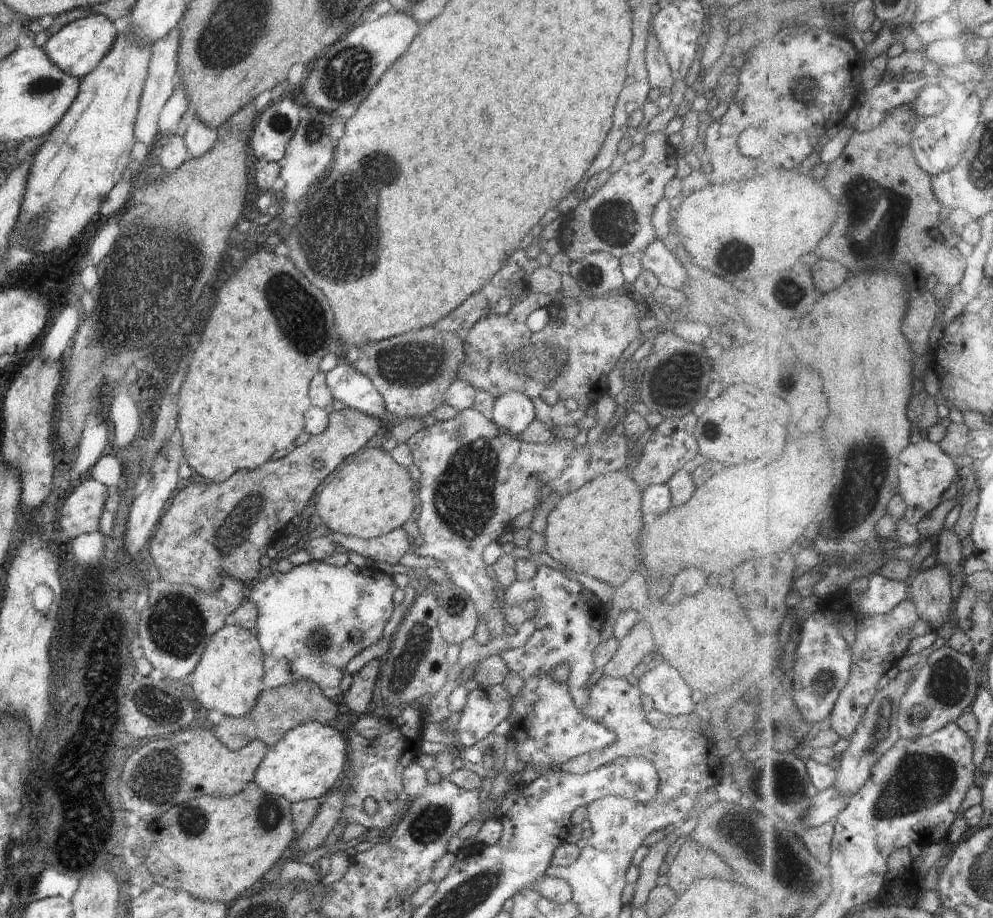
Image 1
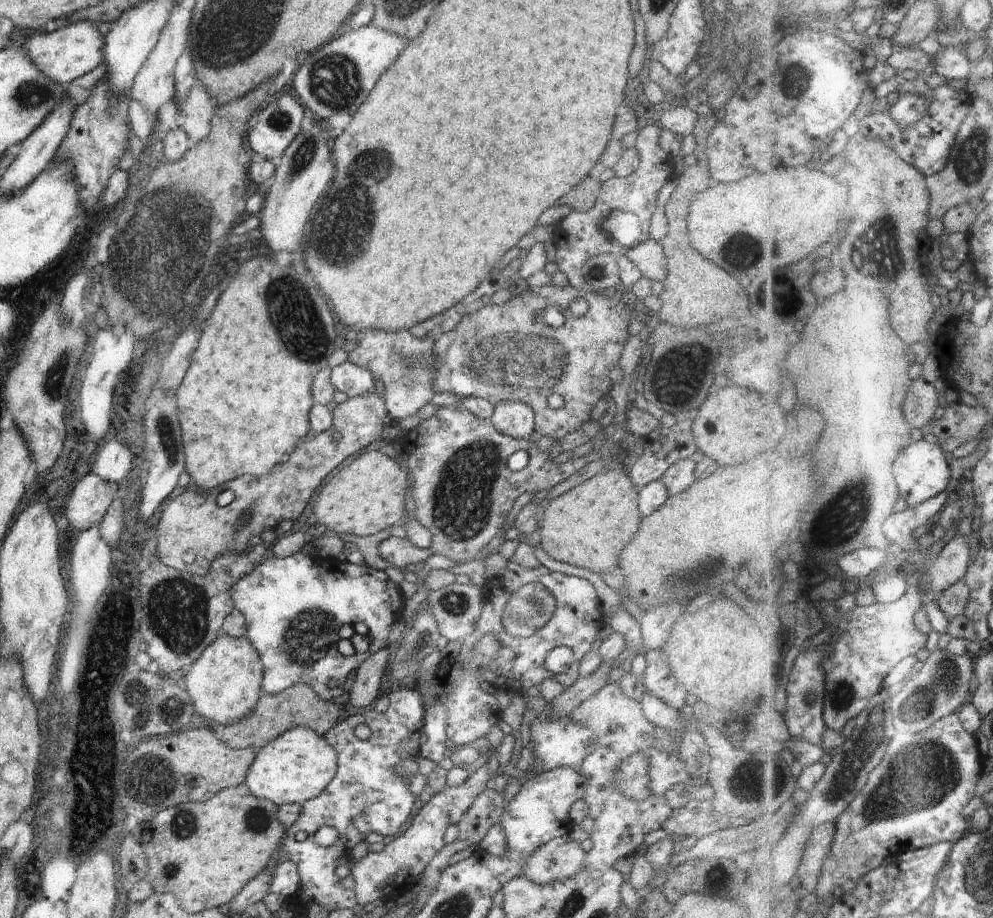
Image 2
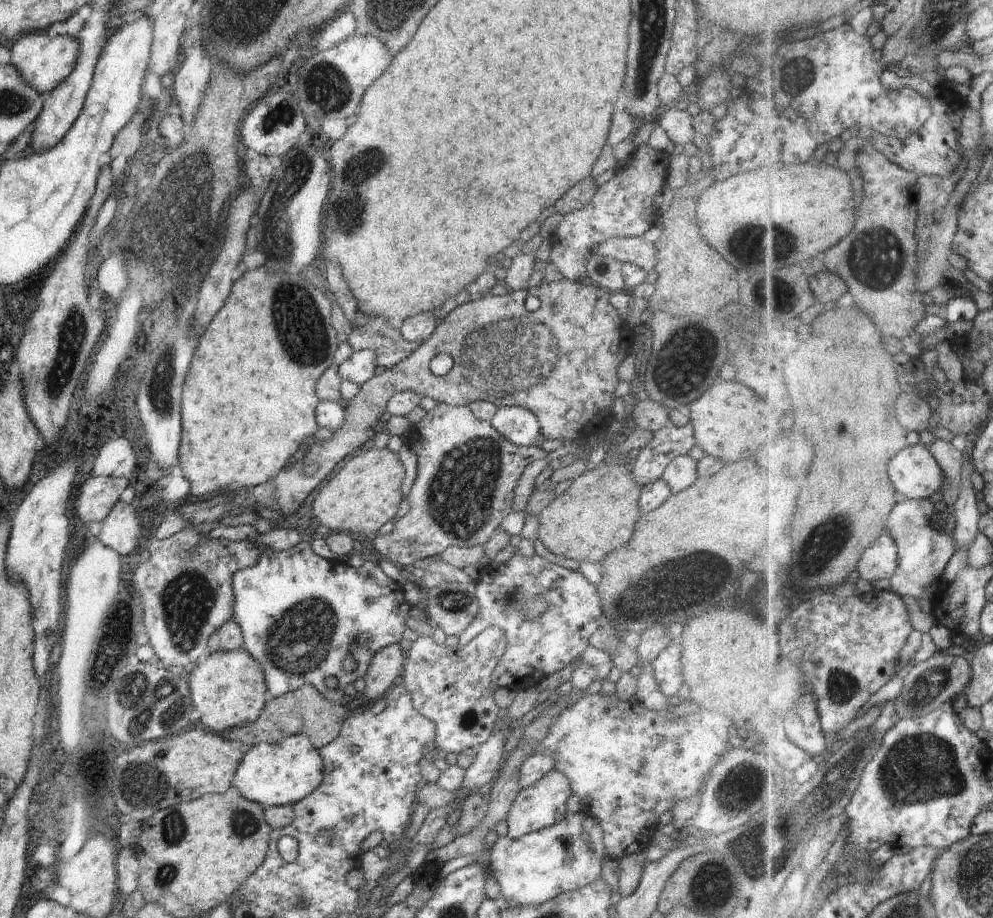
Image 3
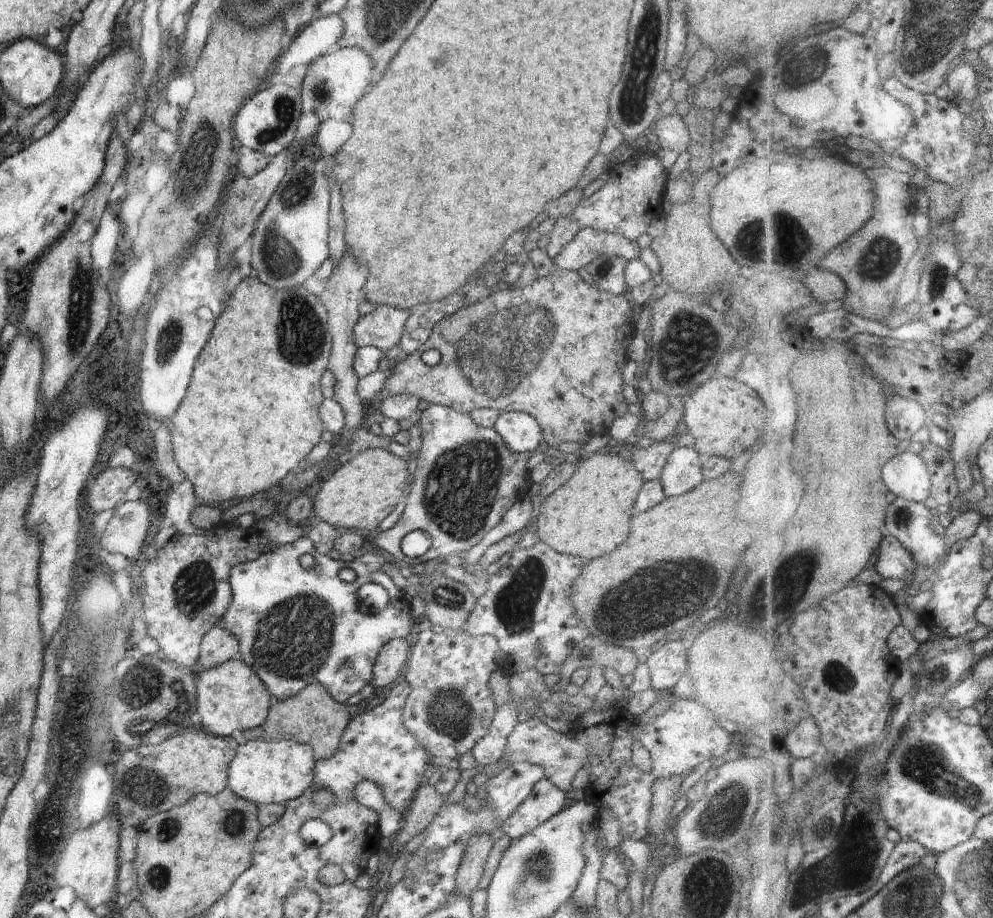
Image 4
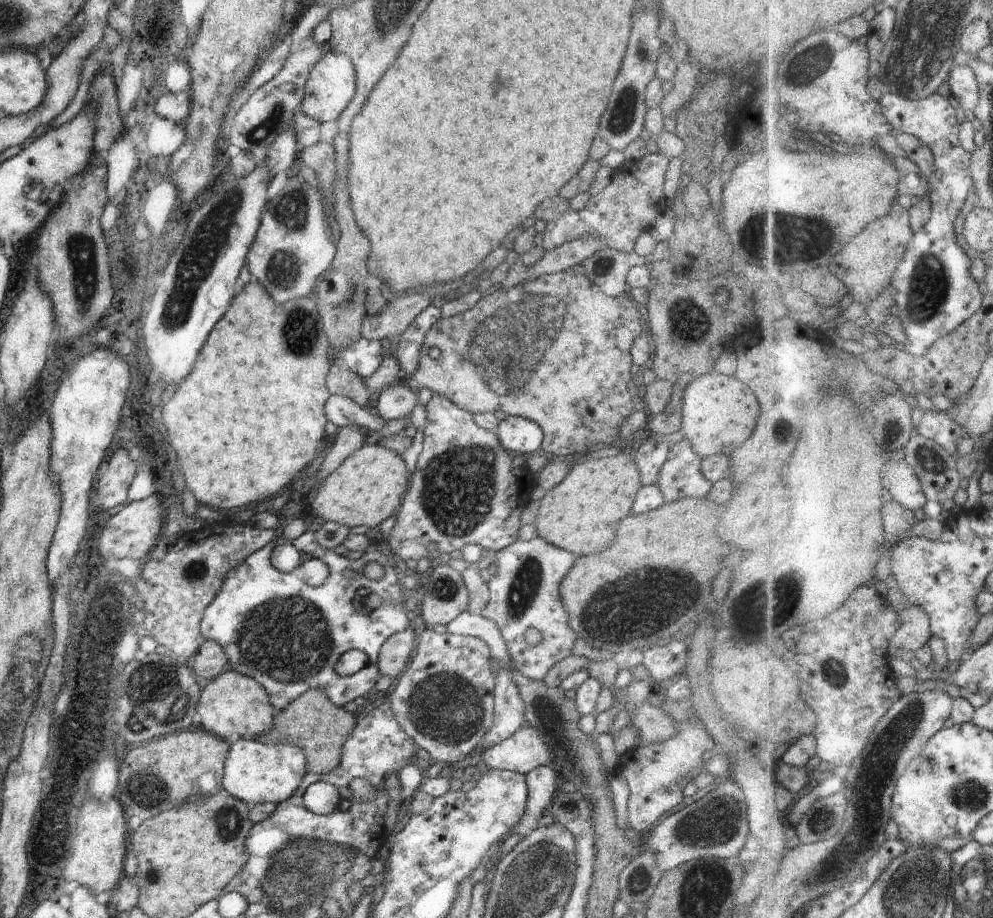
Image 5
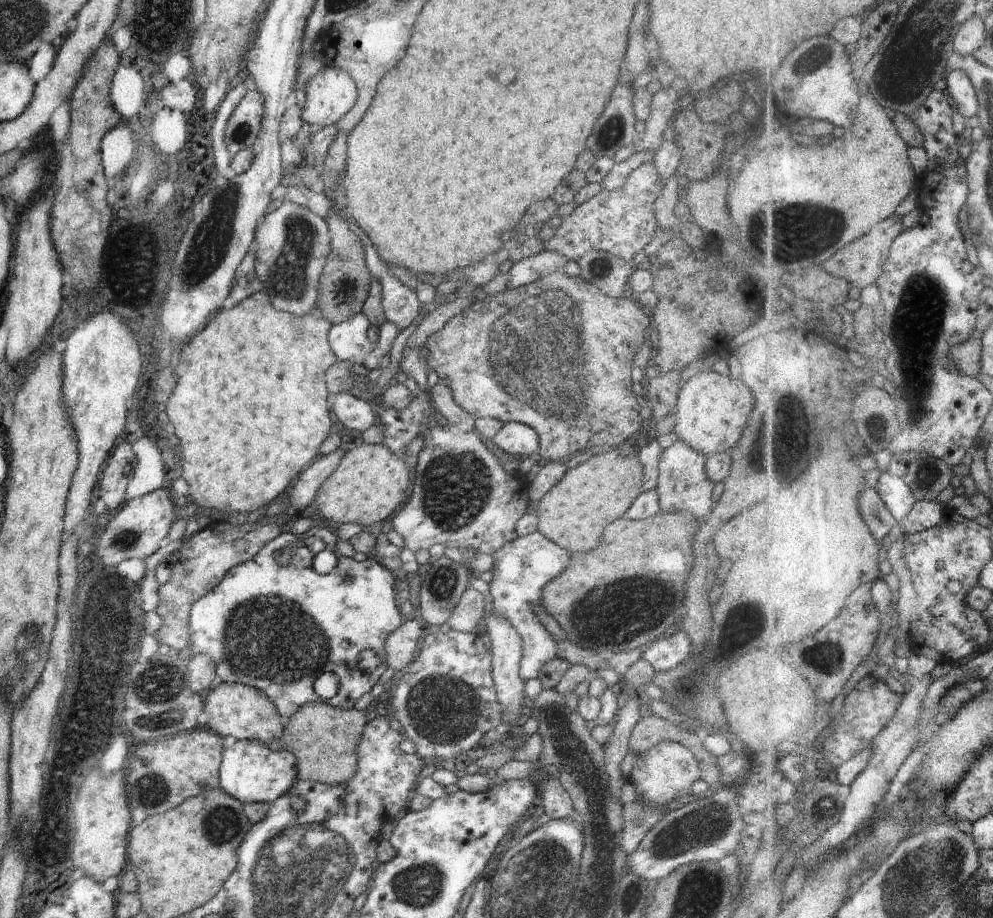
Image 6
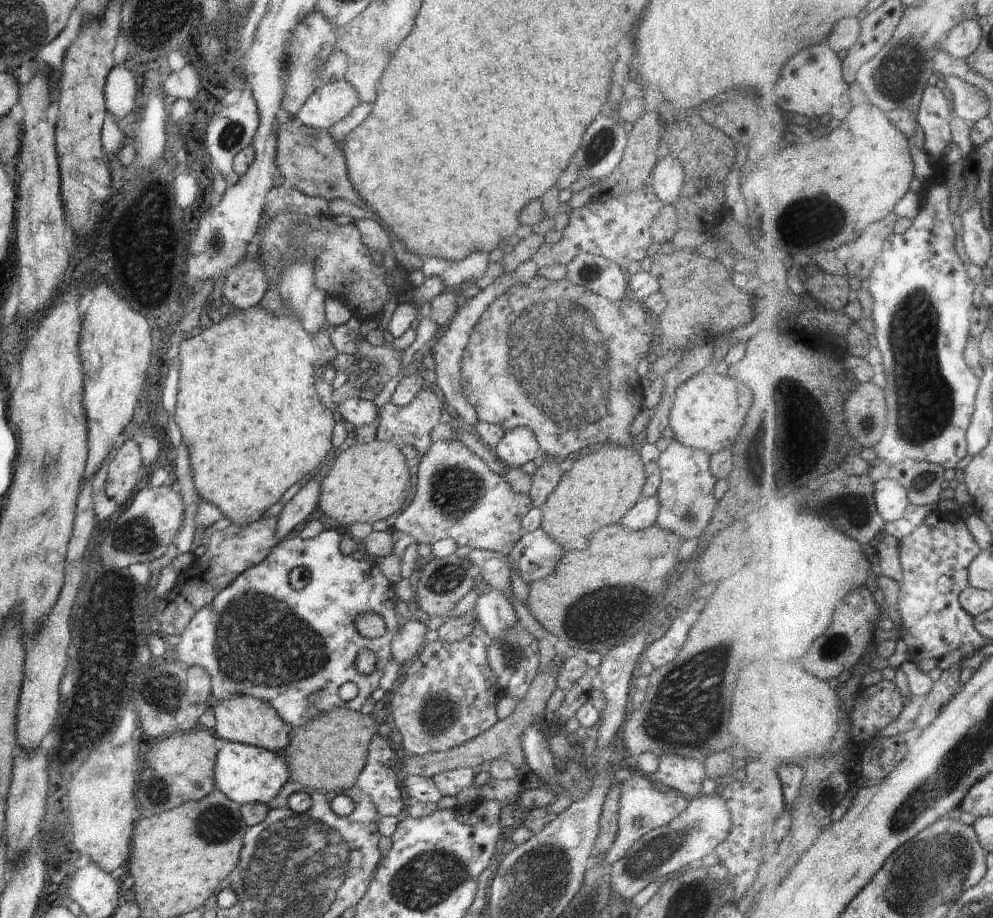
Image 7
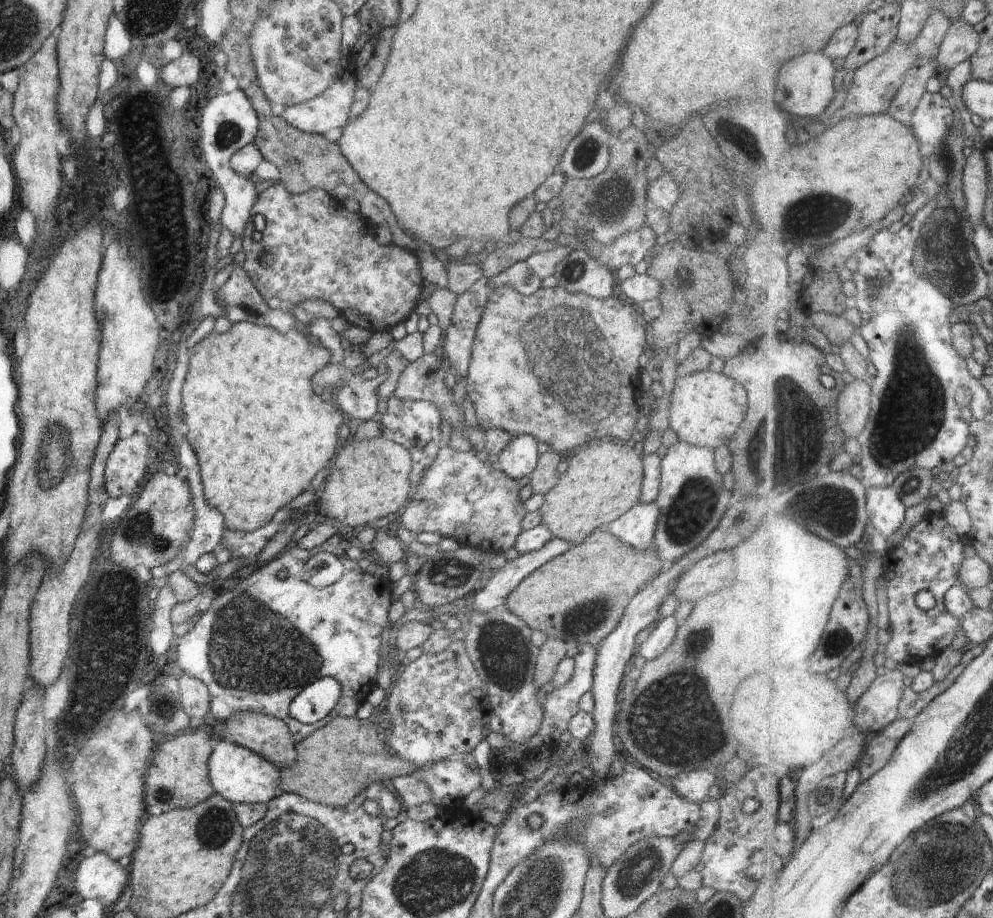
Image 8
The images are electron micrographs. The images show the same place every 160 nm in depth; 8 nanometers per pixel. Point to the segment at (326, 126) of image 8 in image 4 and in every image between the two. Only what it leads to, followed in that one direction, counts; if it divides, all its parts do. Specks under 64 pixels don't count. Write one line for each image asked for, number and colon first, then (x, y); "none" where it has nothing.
4: (334, 82)
5: (331, 85)
6: (330, 95)
7: (329, 103)

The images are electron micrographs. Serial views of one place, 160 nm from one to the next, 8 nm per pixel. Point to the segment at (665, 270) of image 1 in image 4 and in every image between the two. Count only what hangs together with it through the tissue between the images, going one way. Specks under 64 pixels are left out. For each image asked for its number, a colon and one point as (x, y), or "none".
2: (649, 257)
3: (635, 250)
4: (589, 244)

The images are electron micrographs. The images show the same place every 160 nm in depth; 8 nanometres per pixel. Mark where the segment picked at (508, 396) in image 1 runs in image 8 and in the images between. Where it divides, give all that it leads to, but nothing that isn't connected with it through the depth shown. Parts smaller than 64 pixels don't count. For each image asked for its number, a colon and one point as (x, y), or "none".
2: (513, 418)
3: (519, 426)
4: (520, 432)
5: (521, 436)
6: (514, 438)
7: (519, 445)
8: (518, 459)

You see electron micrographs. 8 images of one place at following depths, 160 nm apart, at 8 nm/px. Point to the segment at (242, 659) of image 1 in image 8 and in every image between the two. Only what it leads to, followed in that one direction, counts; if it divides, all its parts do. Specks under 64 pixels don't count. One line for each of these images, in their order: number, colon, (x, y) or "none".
2: (224, 683)
3: (228, 688)
4: (230, 697)
5: (230, 704)
6: (238, 710)
7: (243, 719)
8: (265, 735)

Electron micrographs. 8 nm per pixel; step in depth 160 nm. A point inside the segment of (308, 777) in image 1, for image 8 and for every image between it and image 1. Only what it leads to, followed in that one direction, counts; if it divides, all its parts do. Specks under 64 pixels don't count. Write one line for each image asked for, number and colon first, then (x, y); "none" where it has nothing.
2: (297, 766)
3: (284, 773)
4: (263, 772)
5: (254, 773)
6: (251, 772)
7: (246, 774)
8: (239, 775)

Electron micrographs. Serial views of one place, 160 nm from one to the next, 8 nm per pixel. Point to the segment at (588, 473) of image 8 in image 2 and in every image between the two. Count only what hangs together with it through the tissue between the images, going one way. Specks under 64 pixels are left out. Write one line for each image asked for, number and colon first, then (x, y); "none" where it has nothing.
2: (588, 526)
3: (595, 513)
4: (588, 516)
5: (580, 515)
6: (574, 514)
7: (602, 486)

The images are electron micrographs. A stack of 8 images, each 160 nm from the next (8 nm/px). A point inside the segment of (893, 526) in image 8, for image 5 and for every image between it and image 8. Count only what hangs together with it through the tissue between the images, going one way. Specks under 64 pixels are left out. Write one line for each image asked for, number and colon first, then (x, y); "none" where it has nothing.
5: (902, 482)
6: (895, 491)
7: (893, 500)

